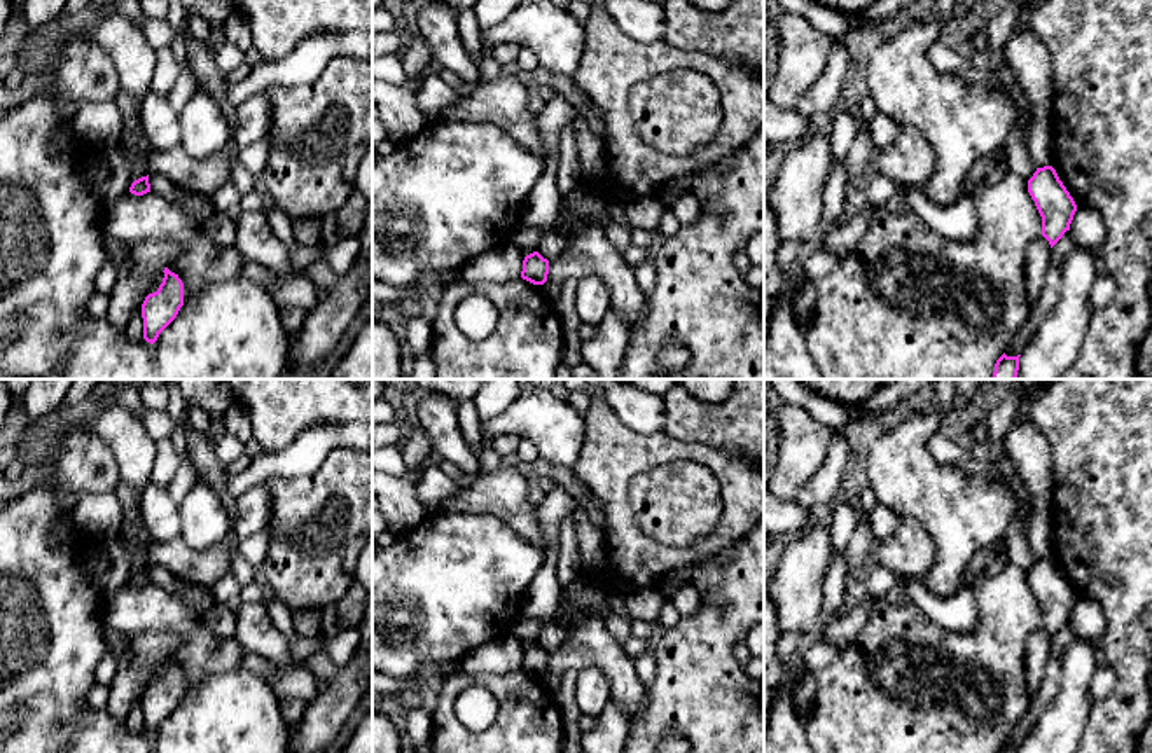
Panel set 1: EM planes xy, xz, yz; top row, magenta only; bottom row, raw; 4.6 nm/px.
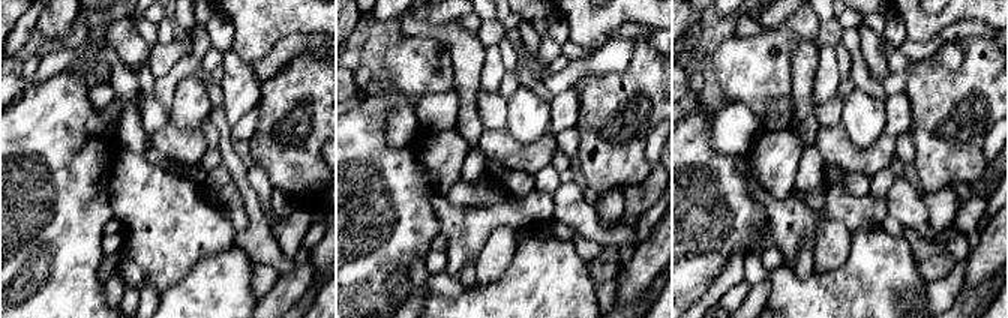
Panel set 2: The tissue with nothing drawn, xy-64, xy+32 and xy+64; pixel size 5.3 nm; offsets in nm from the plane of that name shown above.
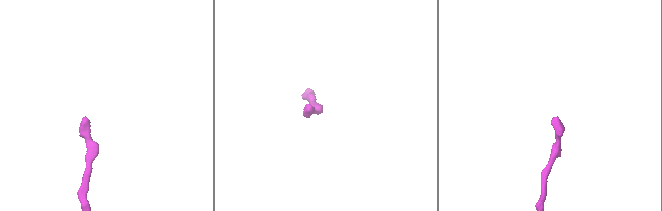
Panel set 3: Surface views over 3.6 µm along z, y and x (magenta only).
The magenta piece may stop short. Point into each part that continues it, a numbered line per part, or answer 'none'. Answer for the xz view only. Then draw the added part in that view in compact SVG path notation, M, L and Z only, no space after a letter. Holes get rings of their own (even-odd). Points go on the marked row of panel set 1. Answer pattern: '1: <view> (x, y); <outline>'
none

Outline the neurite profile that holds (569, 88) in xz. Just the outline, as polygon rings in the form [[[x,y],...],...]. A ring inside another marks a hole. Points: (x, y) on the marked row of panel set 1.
[[[540,65],[524,77],[528,82],[551,87],[556,94],[561,94],[573,112],[586,119],[589,131],[600,140],[605,138],[605,121],[593,112],[594,100],[587,96],[575,79],[556,77]]]

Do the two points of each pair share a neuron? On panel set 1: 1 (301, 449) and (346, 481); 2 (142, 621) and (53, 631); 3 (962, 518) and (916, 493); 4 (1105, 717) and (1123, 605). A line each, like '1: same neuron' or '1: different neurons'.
1: different neurons
2: different neurons
3: same neuron
4: same neuron

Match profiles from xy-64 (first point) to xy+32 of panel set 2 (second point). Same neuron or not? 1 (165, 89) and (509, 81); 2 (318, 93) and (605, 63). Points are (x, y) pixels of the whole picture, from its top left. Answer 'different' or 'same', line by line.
1: same
2: different

